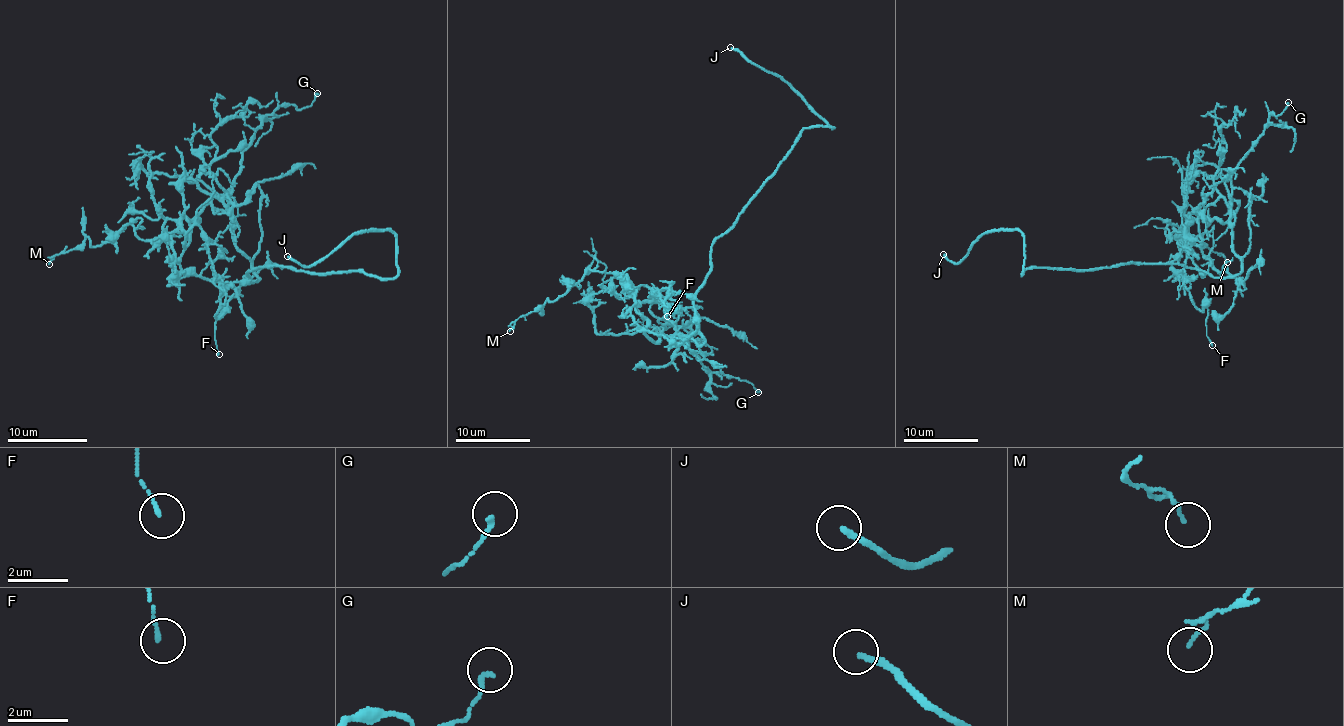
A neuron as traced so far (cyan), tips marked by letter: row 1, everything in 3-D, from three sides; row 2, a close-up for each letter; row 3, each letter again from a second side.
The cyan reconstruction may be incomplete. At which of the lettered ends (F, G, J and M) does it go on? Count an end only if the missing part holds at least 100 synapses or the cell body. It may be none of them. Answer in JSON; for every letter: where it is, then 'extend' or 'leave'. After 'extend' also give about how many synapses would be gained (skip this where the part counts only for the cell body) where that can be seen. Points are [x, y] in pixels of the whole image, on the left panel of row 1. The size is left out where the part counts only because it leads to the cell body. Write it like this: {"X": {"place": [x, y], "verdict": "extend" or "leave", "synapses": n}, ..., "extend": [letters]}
{"F": {"place": [219, 354], "verdict": "leave"}, "G": {"place": [317, 93], "verdict": "leave"}, "J": {"place": [287, 256], "verdict": "extend"}, "M": {"place": [49, 264], "verdict": "leave"}, "extend": ["J"]}

